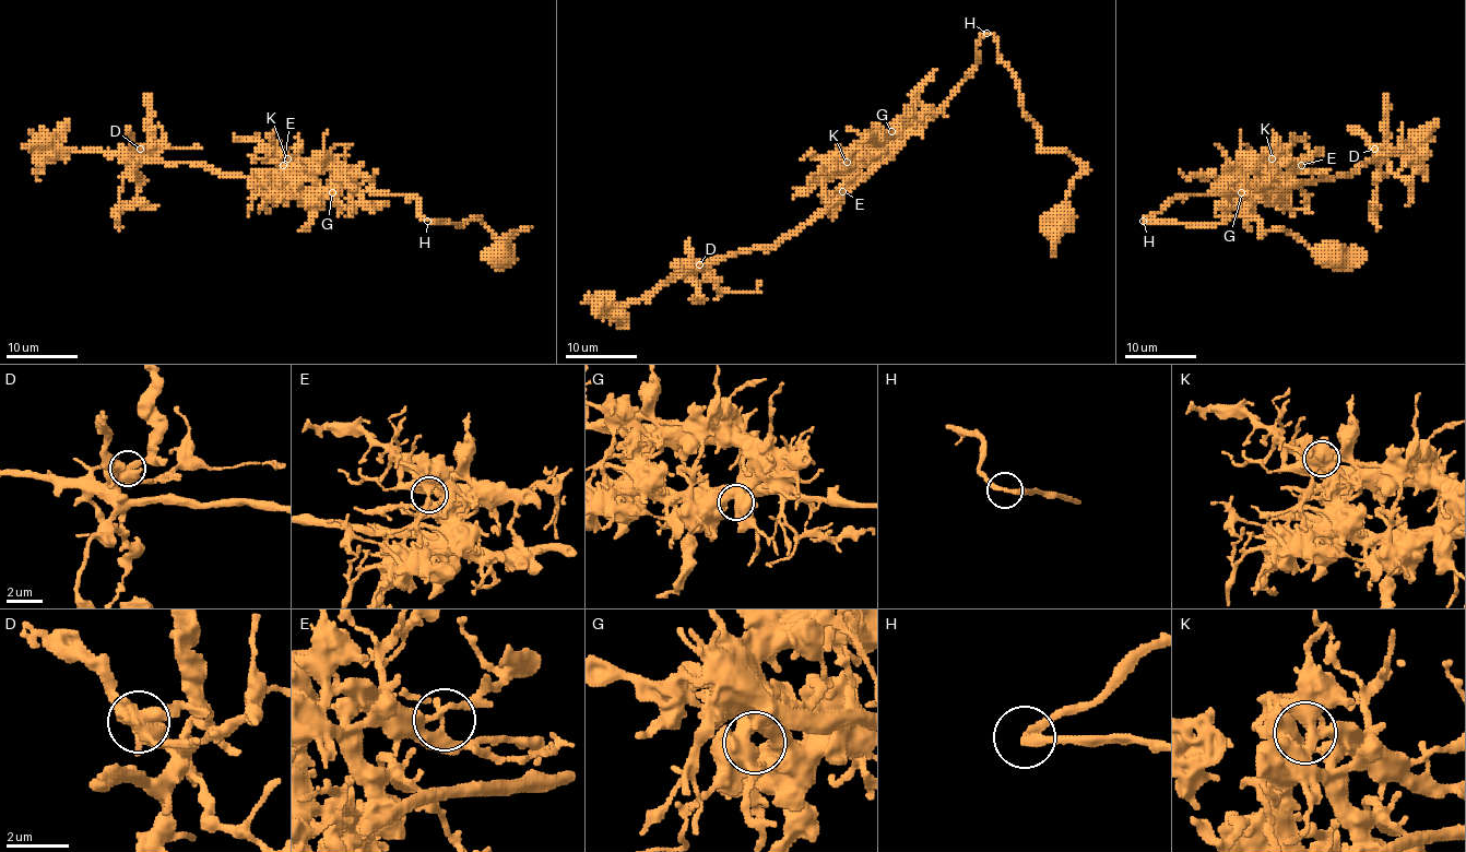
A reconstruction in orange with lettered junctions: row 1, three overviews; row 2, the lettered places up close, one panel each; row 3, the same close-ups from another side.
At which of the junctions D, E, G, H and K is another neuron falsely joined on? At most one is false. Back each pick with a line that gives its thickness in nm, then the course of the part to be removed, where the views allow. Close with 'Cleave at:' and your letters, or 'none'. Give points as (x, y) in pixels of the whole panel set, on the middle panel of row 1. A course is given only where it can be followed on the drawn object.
Cleave at: none

